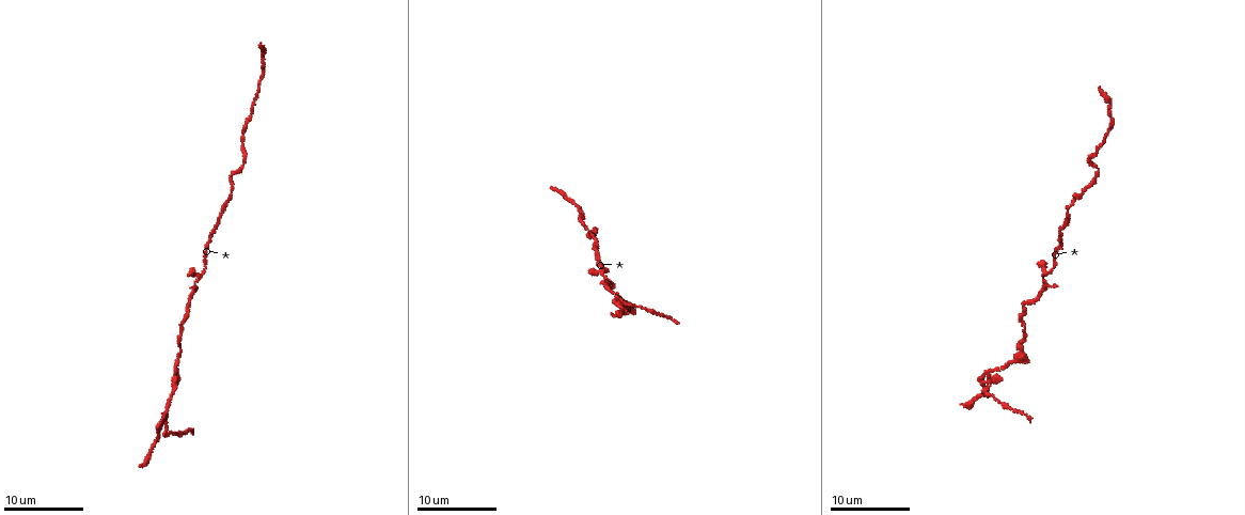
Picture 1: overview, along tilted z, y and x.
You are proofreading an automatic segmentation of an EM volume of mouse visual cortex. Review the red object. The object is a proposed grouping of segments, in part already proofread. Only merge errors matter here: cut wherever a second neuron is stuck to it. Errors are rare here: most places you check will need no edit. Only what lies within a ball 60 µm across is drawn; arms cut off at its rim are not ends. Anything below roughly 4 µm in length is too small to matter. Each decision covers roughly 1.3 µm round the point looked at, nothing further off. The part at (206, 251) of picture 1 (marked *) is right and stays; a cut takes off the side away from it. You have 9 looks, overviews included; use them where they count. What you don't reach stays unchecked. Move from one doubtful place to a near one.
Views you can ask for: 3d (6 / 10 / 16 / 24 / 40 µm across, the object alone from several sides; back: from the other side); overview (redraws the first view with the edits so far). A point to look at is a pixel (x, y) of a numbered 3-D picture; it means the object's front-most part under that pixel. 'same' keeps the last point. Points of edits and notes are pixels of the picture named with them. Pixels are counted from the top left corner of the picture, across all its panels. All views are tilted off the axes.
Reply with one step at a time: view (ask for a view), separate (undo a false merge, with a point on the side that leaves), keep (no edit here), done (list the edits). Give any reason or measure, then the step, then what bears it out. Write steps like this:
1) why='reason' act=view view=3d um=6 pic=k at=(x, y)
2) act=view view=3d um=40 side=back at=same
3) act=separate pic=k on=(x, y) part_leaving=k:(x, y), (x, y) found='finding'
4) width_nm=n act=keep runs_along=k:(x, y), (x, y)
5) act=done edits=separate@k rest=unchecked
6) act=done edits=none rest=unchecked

why='narrows sharply' act=view view=3d um=6 pic=1 at=(1097, 169)

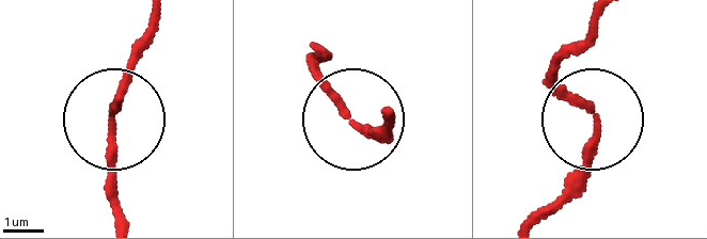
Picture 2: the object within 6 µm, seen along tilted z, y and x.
act=keep found='one neuron here'

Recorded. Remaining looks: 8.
why='narrows sharply' act=view view=3d um=10 pic=1 at=(1043, 276)

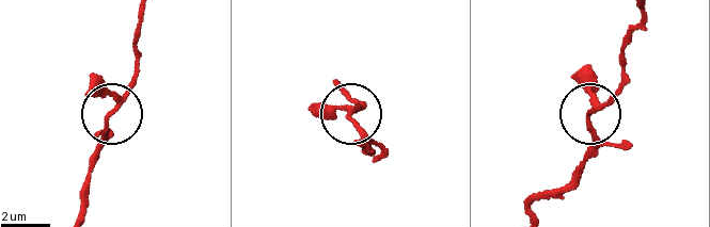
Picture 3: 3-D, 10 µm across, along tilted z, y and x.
act=keep found='one neuron here'

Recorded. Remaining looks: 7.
why='thick turns thin' act=view view=3d um=6 pic=1 at=(176, 388)

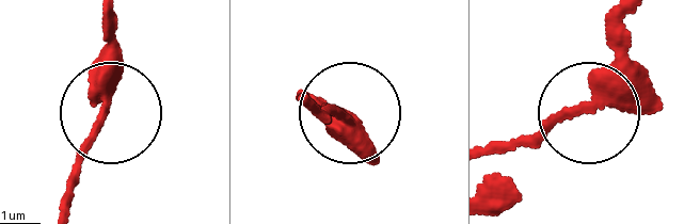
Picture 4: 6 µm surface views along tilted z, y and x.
width_nm=310 act=keep found='continuous, no second neuron'

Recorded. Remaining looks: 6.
why='three arms meet' act=view view=3d um=6 pic=1 at=(989, 380)

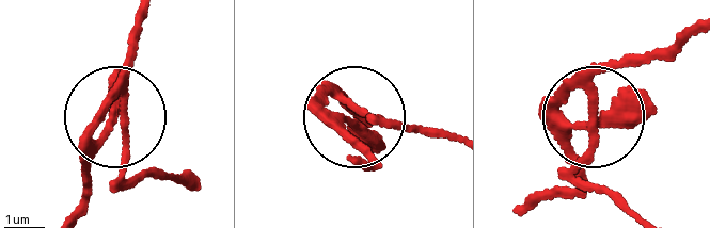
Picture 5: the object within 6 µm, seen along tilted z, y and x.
arms=3 act=separate pic=5 on=(124, 137) part_leaving=5:(123, 88), (127, 169), (192, 176) found='two neurons meet here'

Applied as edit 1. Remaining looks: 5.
act=done edits=separate@5 rest=unchecked

